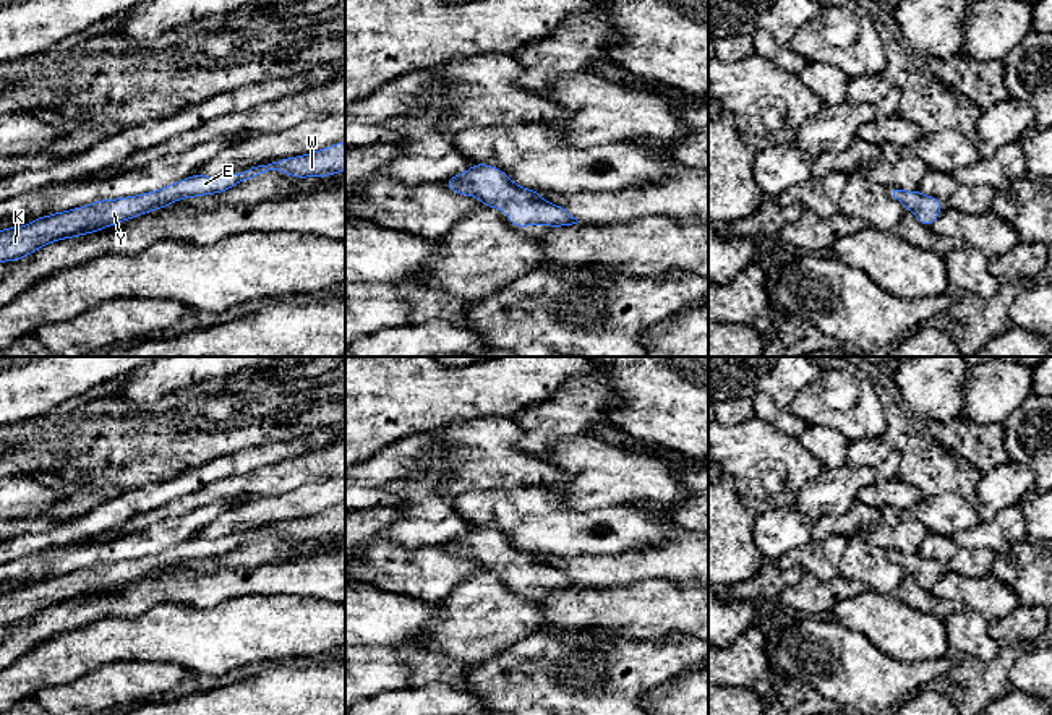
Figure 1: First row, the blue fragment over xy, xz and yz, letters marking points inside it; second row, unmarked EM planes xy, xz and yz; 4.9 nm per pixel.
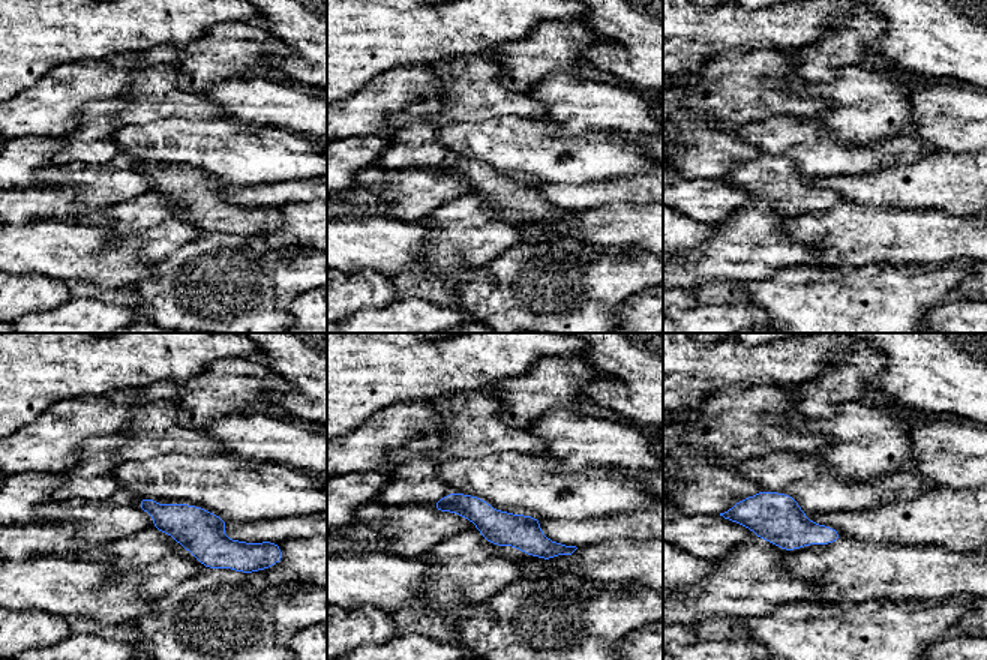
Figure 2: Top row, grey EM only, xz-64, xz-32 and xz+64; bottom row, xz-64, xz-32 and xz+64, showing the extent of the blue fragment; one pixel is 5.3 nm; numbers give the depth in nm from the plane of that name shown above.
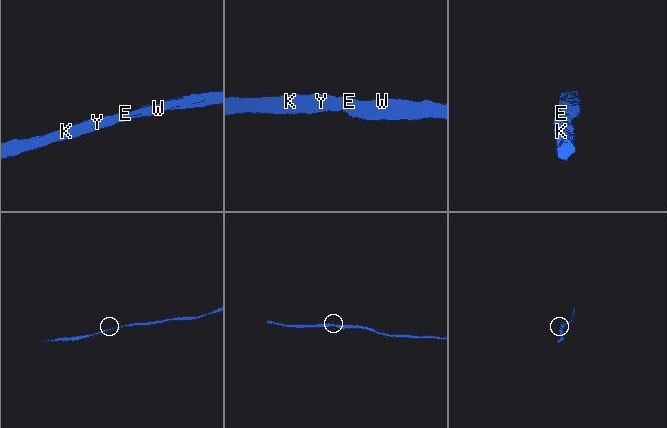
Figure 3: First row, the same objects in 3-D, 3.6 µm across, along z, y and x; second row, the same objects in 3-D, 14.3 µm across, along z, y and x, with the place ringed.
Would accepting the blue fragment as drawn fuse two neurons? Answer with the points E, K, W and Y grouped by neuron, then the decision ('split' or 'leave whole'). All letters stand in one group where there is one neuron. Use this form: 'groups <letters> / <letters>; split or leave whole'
groups E K W Y; leave whole

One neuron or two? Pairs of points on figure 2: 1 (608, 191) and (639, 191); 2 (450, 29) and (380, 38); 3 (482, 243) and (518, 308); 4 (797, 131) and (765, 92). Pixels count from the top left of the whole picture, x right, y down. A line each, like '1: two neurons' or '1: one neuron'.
1: one neuron
2: one neuron
3: two neurons
4: two neurons

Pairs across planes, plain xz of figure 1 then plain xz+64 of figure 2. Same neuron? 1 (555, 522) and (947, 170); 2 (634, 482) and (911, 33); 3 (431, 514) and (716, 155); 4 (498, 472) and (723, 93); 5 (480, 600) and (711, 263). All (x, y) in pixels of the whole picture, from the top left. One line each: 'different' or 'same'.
1: different
2: different
3: same
4: same
5: same

